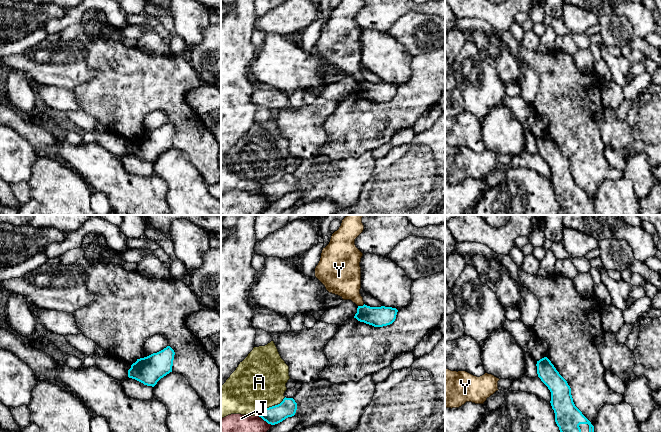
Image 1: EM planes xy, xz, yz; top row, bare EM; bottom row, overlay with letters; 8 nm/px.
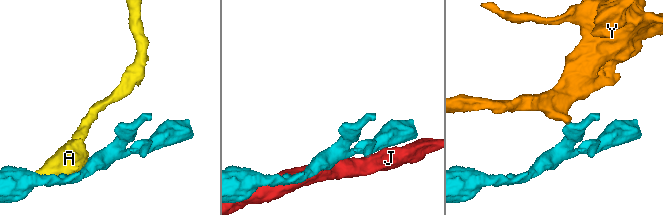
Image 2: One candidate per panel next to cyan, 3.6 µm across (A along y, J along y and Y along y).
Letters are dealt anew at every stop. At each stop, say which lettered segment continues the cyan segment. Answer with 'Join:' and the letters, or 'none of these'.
Join: none of these

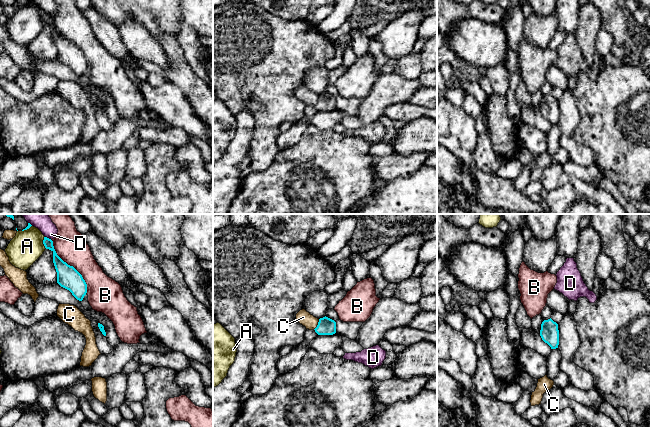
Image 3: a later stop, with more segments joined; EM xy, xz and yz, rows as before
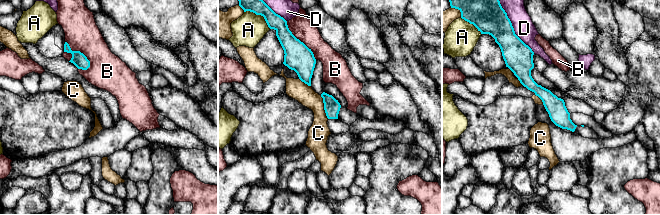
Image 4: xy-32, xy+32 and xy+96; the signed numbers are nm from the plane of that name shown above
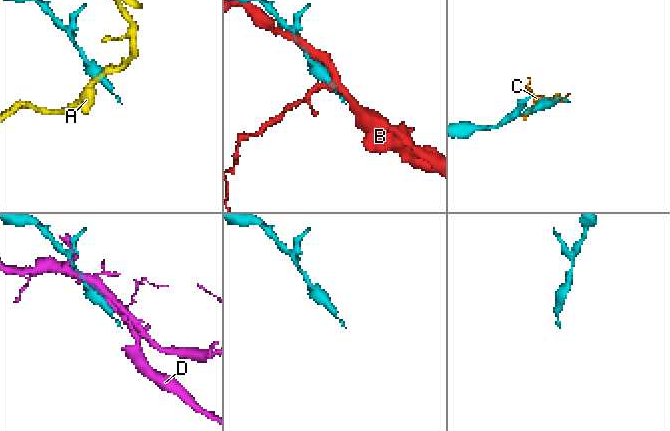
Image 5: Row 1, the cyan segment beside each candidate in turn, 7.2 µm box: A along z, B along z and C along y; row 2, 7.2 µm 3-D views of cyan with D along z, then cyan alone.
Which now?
Join: none of these

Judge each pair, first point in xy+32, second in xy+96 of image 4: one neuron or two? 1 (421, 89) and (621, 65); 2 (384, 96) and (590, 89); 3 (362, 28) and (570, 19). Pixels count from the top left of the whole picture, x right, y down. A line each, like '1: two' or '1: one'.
1: one
2: one
3: one

